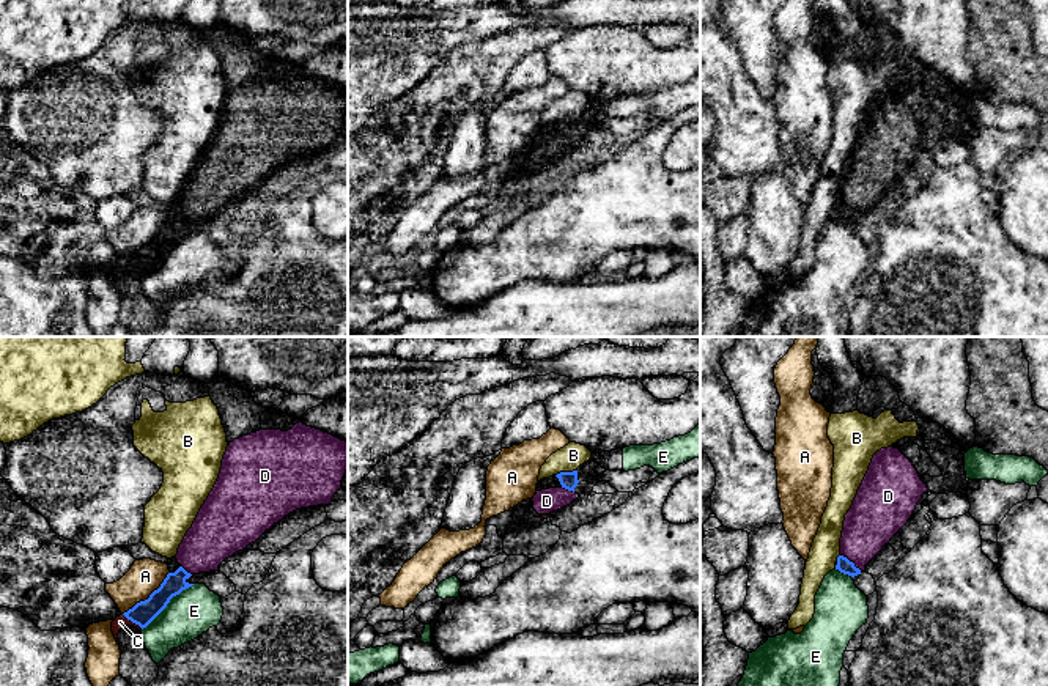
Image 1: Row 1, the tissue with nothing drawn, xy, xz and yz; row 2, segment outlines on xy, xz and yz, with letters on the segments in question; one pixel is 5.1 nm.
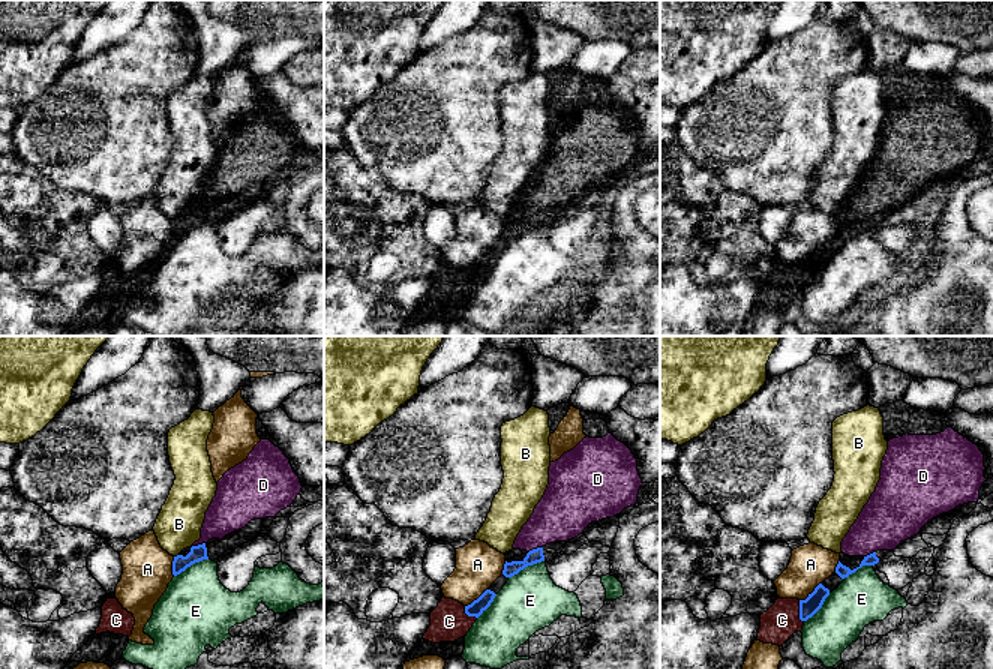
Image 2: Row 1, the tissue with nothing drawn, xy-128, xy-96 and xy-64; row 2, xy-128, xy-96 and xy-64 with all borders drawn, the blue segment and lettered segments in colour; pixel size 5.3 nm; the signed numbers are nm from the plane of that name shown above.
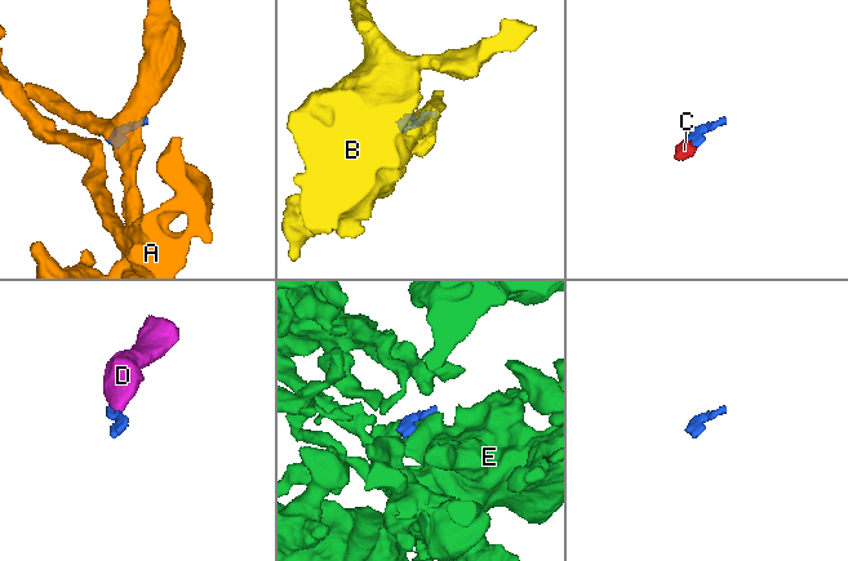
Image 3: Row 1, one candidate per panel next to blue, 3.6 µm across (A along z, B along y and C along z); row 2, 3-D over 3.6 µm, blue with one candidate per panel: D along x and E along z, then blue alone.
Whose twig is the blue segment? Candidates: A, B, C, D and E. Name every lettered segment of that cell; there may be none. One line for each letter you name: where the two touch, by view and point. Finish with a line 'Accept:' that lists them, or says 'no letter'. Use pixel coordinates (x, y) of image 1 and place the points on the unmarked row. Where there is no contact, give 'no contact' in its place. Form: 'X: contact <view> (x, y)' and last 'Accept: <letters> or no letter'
C: contact xy (132, 269)
D: contact yz (852, 210)
Accept: C, D

